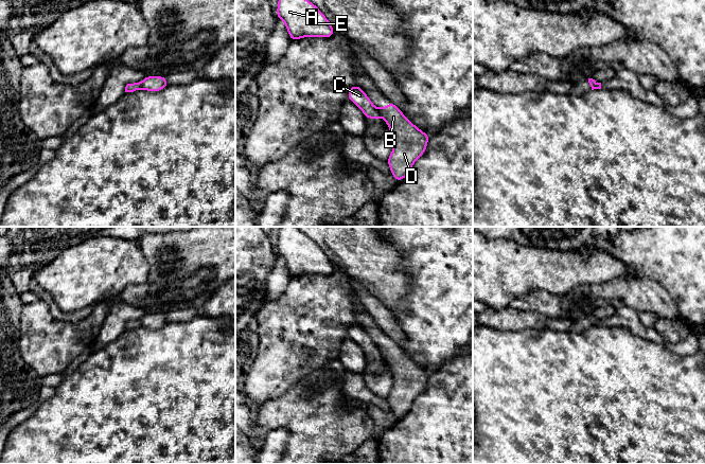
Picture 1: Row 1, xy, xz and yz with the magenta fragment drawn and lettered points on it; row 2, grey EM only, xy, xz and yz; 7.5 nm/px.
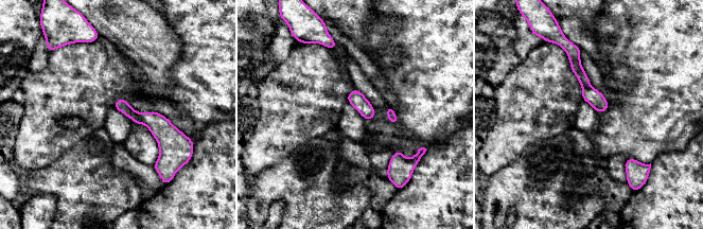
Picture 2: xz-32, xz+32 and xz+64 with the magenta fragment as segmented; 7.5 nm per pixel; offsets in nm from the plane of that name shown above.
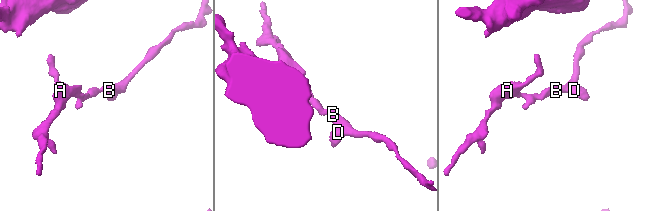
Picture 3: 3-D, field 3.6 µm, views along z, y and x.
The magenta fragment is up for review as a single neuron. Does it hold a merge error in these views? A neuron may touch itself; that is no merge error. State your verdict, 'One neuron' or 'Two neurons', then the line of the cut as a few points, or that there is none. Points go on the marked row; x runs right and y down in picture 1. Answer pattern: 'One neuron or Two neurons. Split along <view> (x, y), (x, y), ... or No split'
Two neurons. Split along xz (376, 108), (381, 116)

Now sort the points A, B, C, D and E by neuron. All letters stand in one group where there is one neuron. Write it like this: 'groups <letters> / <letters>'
groups A C E / B D

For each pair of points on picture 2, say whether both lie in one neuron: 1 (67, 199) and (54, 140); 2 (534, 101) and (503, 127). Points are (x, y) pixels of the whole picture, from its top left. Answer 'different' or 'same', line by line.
1: different
2: same

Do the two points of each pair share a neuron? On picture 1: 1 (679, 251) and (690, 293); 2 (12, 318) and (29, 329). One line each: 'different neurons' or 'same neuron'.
1: same neuron
2: different neurons

